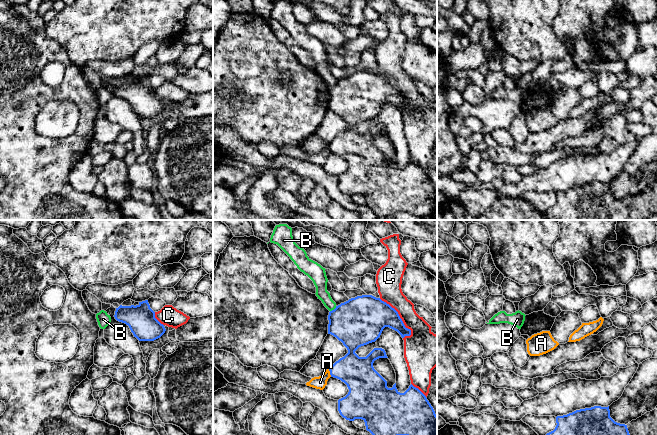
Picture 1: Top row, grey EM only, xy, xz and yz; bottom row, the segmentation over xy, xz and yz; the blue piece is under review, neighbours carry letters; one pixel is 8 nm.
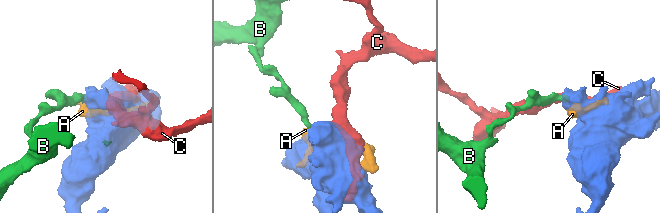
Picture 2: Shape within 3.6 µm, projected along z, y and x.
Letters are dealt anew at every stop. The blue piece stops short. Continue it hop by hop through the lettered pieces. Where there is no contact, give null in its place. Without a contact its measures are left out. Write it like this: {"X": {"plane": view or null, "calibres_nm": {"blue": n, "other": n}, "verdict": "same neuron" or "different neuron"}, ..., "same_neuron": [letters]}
{"A": {"plane": "xz", "calibres_nm": {"blue": 260, "other": 100}, "verdict": "different neuron"}, "B": {"plane": "xz", "calibres_nm": {"blue": 380, "other": 110}, "verdict": "different neuron"}, "C": {"plane": "xz", "calibres_nm": {"blue": 320, "other": 190}, "verdict": "different neuron"}, "same_neuron": []}

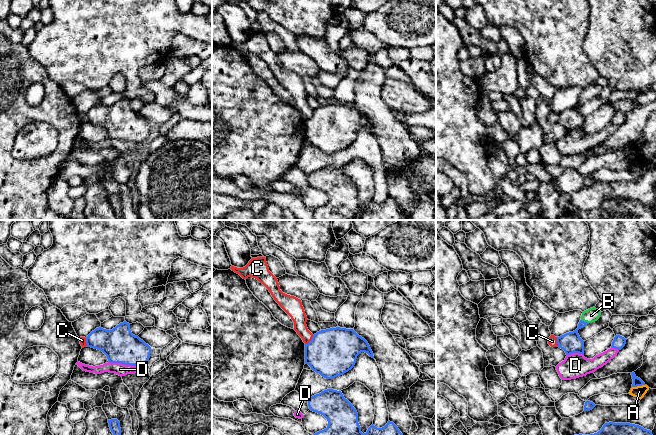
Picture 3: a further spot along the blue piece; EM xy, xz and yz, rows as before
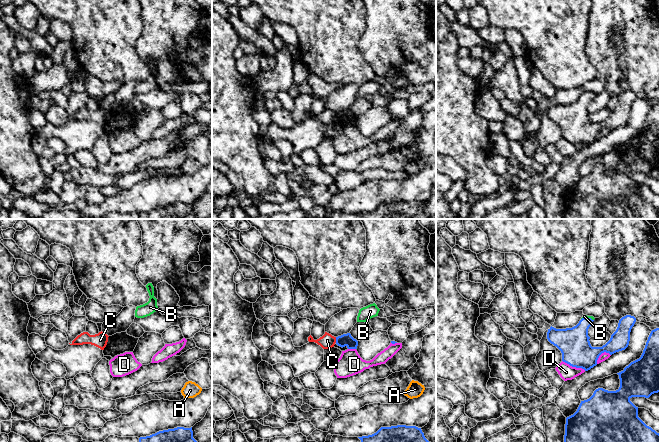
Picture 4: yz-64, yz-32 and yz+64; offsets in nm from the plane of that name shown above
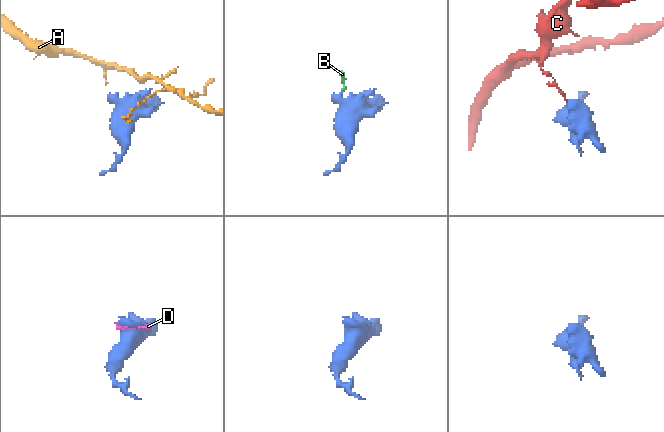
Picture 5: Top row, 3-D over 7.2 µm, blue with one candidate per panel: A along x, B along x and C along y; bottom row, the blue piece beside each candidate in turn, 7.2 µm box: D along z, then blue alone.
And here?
{"A": {"plane": "yz", "calibres_nm": {"blue": 70, "other": 90}, "verdict": "different neuron"}, "B": {"plane": "yz", "calibres_nm": {"blue": 160, "other": 110}, "verdict": "same neuron"}, "C": {"plane": "xz", "calibres_nm": {"blue": 380, "other": 120}, "verdict": "different neuron"}, "D": {"plane": "xy", "calibres_nm": {"blue": 280, "other": 100}, "verdict": "different neuron"}, "same_neuron": ["B"]}

